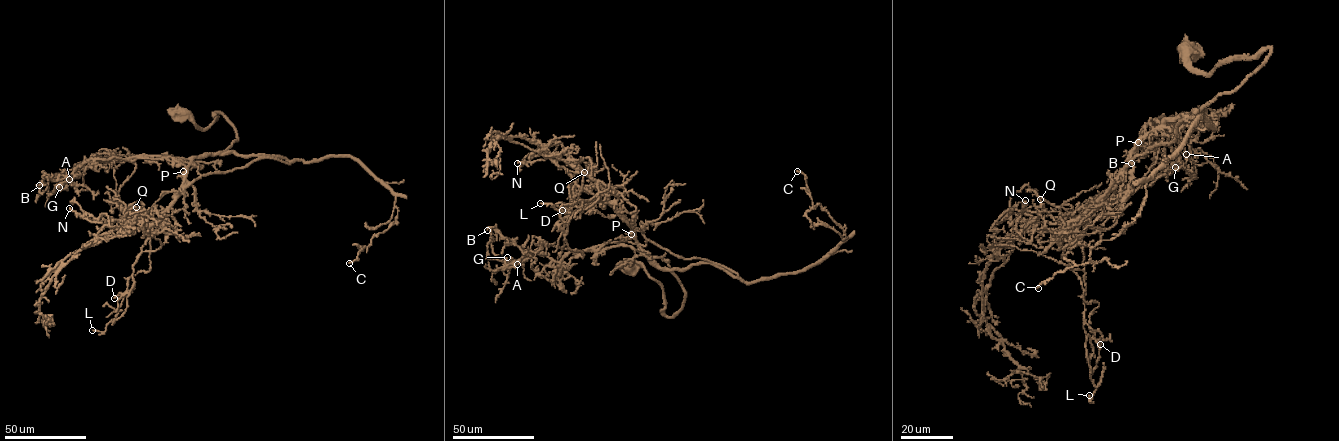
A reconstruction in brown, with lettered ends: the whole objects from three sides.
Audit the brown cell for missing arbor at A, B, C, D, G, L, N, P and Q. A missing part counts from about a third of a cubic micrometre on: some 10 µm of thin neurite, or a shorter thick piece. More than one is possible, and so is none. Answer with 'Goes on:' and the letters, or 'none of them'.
Goes on: C, N

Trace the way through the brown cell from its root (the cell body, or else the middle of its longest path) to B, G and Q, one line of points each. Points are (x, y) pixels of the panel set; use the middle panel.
B: (629, 264), (660, 285), (666, 315), (681, 308), (678, 279), (629, 246), (544, 245), (512, 264), (487, 230)
G: (629, 264), (660, 285), (666, 315), (681, 308), (678, 279), (629, 246), (507, 257)
Q: (629, 264), (660, 285), (666, 315), (681, 308), (678, 279), (642, 251), (613, 206), (575, 186), (584, 172)

